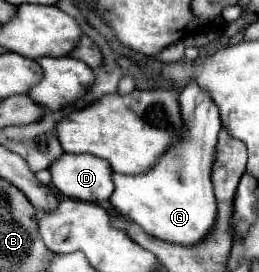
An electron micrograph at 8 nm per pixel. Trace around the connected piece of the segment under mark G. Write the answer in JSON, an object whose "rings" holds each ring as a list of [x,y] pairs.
{"rings":[[[196,83],[184,87],[184,91],[180,93],[180,115],[184,123],[182,135],[166,149],[166,153],[156,161],[154,167],[150,167],[144,175],[112,175],[114,193],[110,197],[110,205],[118,215],[126,217],[132,223],[138,223],[152,237],[178,245],[194,245],[212,229],[216,219],[216,199],[212,191],[210,171],[216,153],[216,137],[222,125],[218,119],[218,107],[214,107],[212,99],[206,95],[206,91],[196,87]]]}

